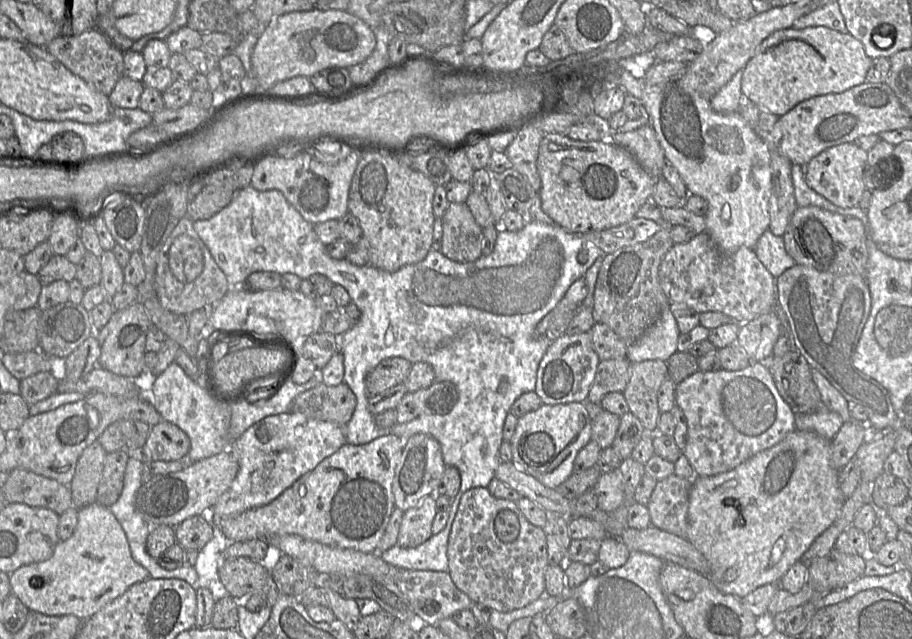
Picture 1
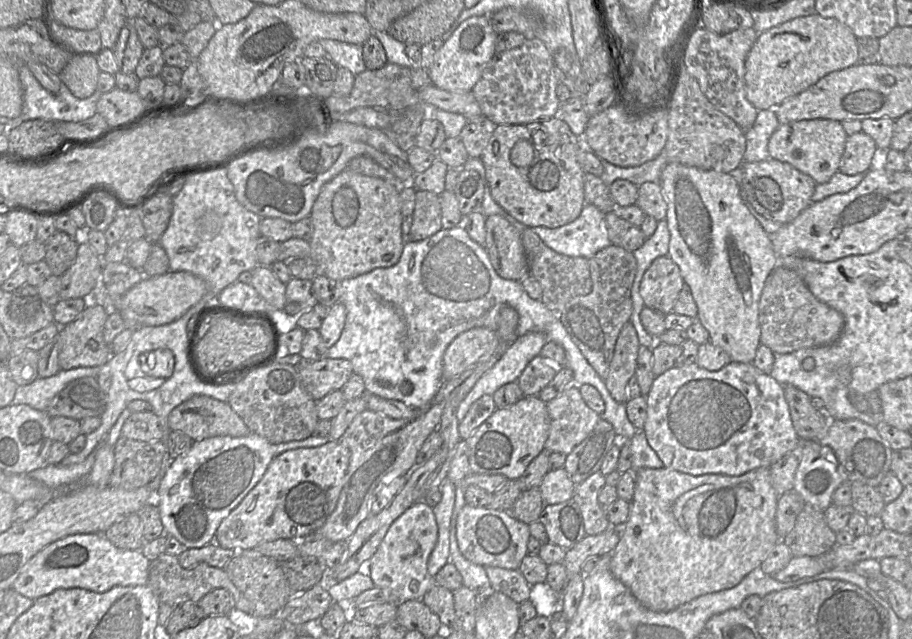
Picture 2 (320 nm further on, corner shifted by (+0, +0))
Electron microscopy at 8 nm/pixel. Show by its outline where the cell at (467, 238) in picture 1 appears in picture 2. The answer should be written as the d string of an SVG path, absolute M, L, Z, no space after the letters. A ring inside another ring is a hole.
M417 190L413 222L405 243L426 239L442 228L441 205L437 194L431 191Z

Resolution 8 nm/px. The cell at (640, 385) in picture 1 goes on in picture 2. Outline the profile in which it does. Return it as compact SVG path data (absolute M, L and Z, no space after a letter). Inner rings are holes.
M628 321L622 328L614 349L605 383L616 401L626 403L628 381L635 375L638 350L641 344L633 324Z

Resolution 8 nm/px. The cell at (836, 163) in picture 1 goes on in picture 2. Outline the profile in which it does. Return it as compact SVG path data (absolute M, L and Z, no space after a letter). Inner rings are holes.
M831 119L799 120L780 124L768 142L770 157L792 165L809 175L817 184L826 183L839 171L847 134L839 121Z

